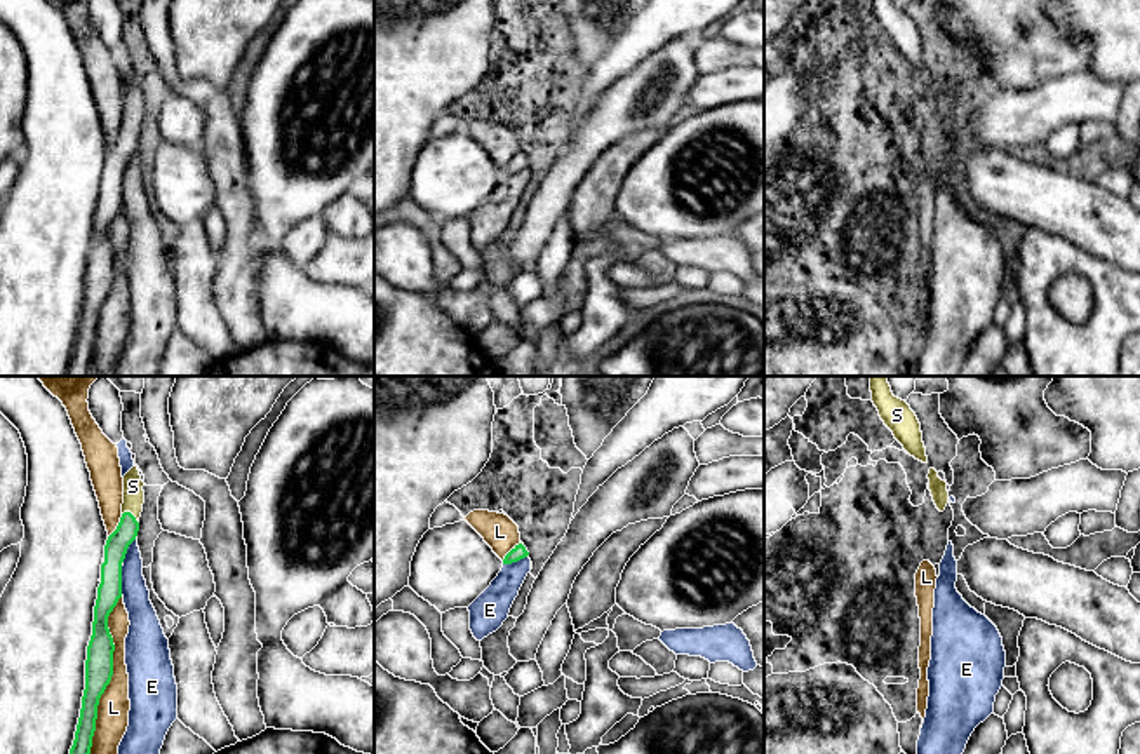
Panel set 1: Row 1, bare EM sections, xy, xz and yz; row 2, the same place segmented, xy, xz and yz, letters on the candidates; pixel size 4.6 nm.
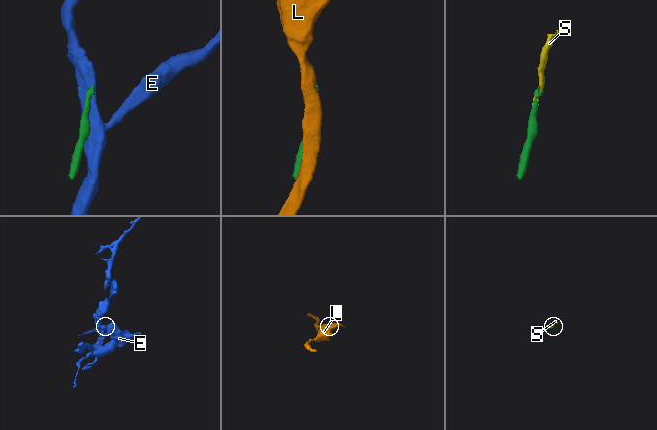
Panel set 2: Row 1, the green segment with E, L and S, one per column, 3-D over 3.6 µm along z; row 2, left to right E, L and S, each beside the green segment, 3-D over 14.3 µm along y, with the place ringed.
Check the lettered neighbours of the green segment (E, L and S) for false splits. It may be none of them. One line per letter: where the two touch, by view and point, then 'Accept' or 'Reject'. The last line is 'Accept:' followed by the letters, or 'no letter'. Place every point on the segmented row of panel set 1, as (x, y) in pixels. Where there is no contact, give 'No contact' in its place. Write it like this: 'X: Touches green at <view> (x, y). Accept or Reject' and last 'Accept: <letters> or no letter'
E: Touches green at xy (120, 580). Reject
L: Touches green at xy (112, 674). Reject
S: Touches green at xy (131, 514). Accept
Accept: S

